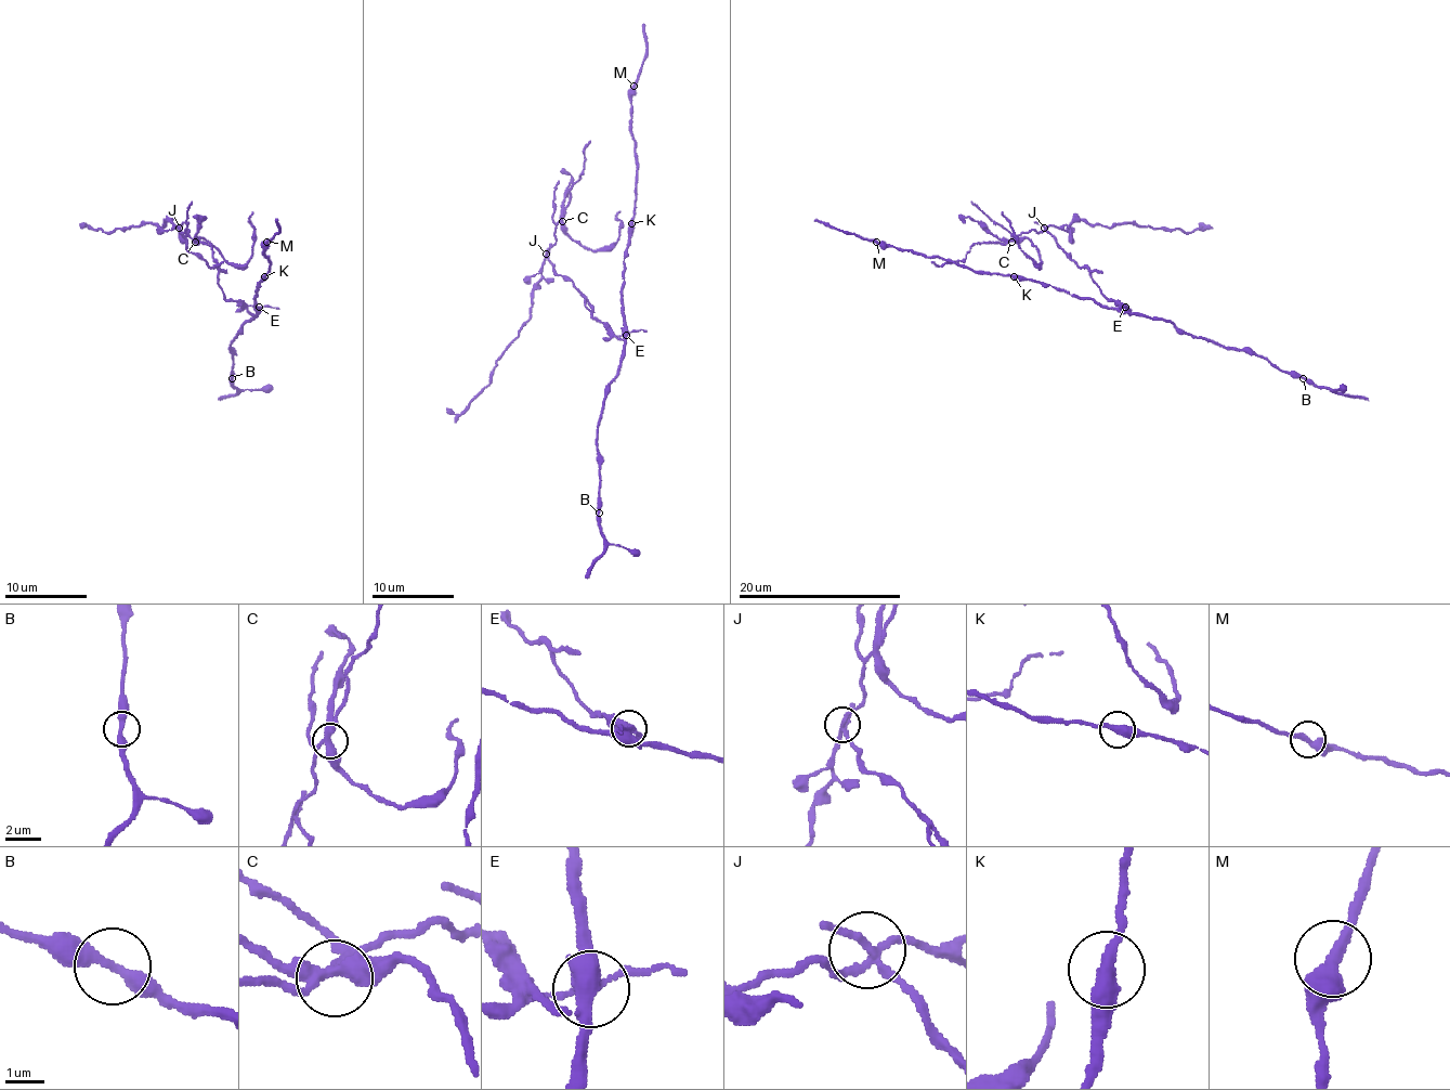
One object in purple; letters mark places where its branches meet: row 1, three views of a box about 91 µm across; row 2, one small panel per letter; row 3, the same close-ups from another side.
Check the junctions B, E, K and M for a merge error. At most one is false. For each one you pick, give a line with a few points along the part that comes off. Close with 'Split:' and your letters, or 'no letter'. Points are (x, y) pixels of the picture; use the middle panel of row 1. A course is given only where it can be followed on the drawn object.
E: Course of the part to remove: (625, 335), (613, 335), (590, 314), (585, 298), (548, 256), (530, 316), (491, 381), (458, 414), (446, 409)
Split: E

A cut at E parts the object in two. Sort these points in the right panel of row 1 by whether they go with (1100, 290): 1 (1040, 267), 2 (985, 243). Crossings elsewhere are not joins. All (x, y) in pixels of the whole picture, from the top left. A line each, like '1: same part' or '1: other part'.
1: same part
2: same part

